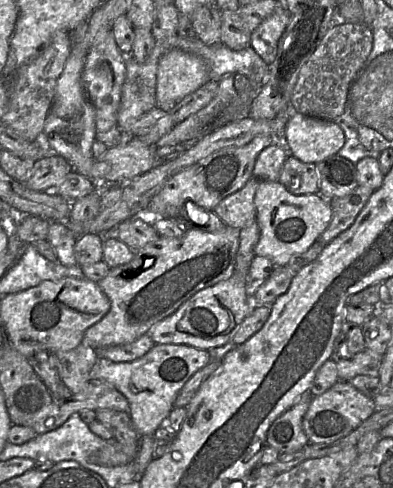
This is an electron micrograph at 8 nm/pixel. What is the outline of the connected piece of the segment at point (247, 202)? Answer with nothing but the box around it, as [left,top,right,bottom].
[214,177,259,230]

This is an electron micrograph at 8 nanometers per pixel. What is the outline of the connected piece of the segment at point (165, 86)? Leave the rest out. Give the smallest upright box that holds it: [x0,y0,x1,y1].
[156,49,209,112]

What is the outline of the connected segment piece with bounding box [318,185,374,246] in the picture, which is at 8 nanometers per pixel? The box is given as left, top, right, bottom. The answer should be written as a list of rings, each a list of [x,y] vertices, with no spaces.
[[[357,185],[346,196],[332,198],[329,203],[332,209],[331,222],[318,240],[326,246],[339,234],[347,230],[355,222],[373,192],[368,186]]]

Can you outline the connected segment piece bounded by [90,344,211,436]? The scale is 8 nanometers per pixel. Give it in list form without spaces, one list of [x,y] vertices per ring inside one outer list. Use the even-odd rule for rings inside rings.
[[[155,344],[144,356],[131,362],[112,362],[99,358],[90,379],[113,385],[129,402],[131,426],[140,435],[153,436],[167,421],[178,392],[190,377],[211,361],[209,352],[183,344]]]

